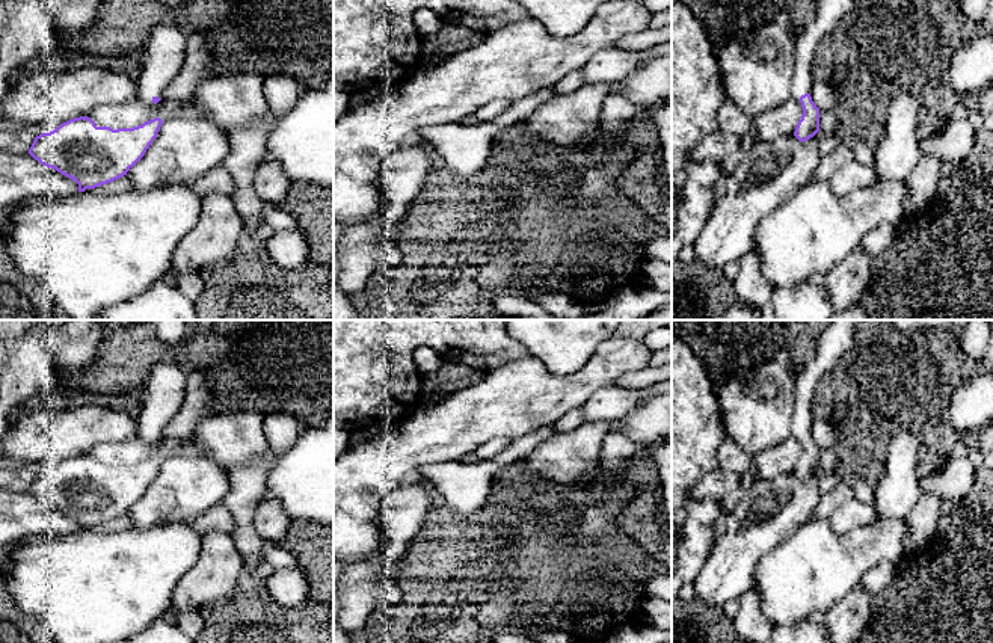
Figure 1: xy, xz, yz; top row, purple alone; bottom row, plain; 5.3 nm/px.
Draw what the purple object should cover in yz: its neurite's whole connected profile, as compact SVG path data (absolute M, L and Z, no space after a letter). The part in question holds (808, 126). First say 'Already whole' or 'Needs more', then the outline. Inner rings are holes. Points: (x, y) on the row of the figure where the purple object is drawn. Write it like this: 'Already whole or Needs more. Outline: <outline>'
Needs more. Outline: M819 0L815 18L804 27L792 27L794 35L794 77L791 85L791 98L803 107L794 136L806 142L819 131L819 109L810 97L812 60L819 42L839 24L851 11L854 0Z

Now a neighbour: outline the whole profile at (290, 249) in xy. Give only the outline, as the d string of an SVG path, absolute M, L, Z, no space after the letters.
M299 229L273 231L266 251L282 270L297 270L309 263L309 243L305 232Z

